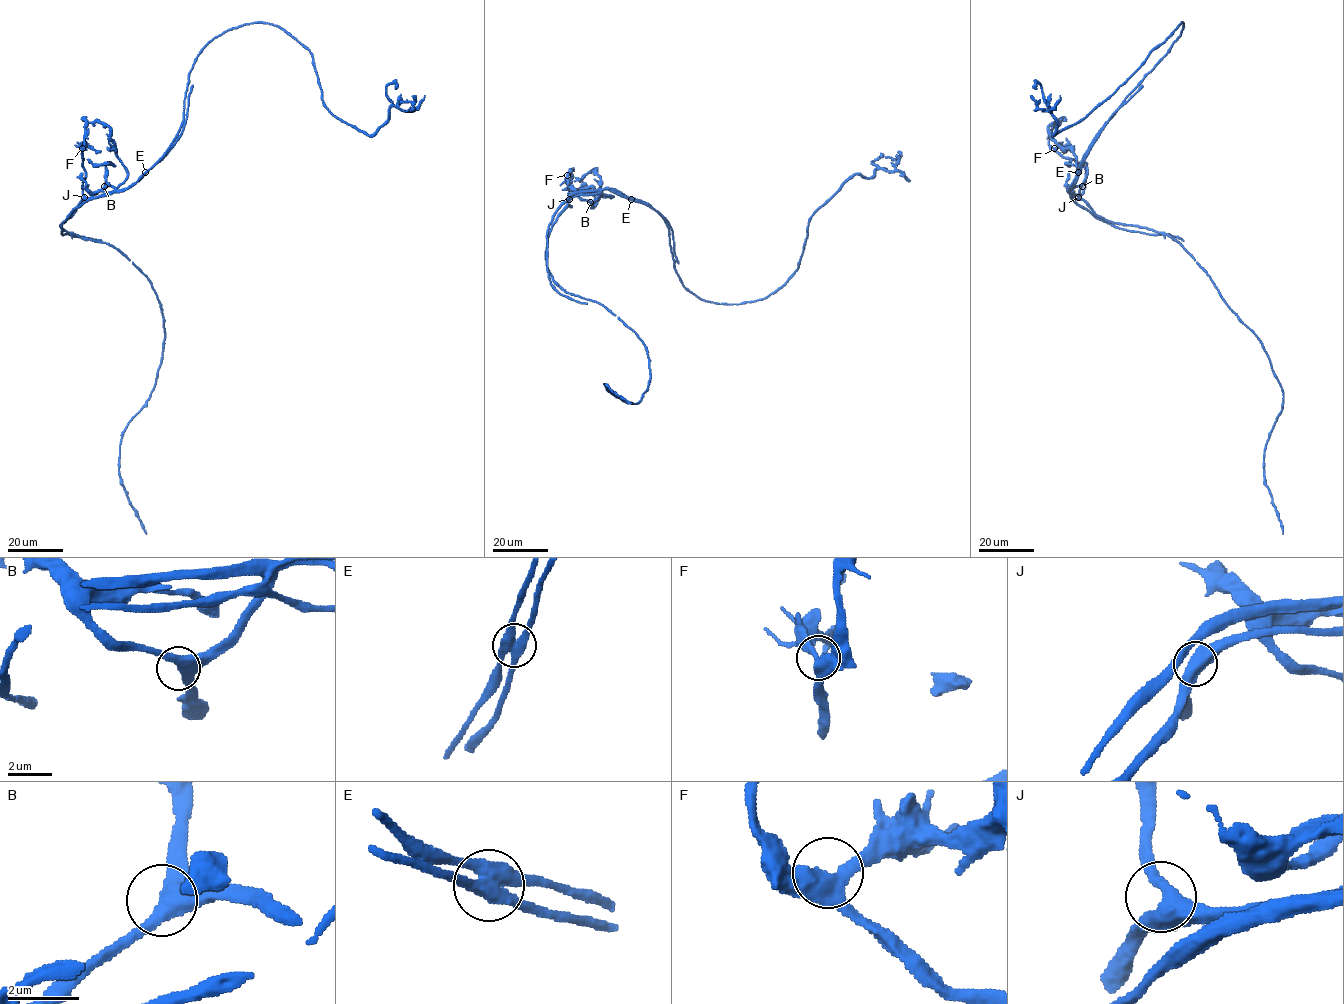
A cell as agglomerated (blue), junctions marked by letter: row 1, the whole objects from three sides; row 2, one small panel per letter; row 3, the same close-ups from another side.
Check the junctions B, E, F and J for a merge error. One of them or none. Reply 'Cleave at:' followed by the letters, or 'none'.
Cleave at: E

